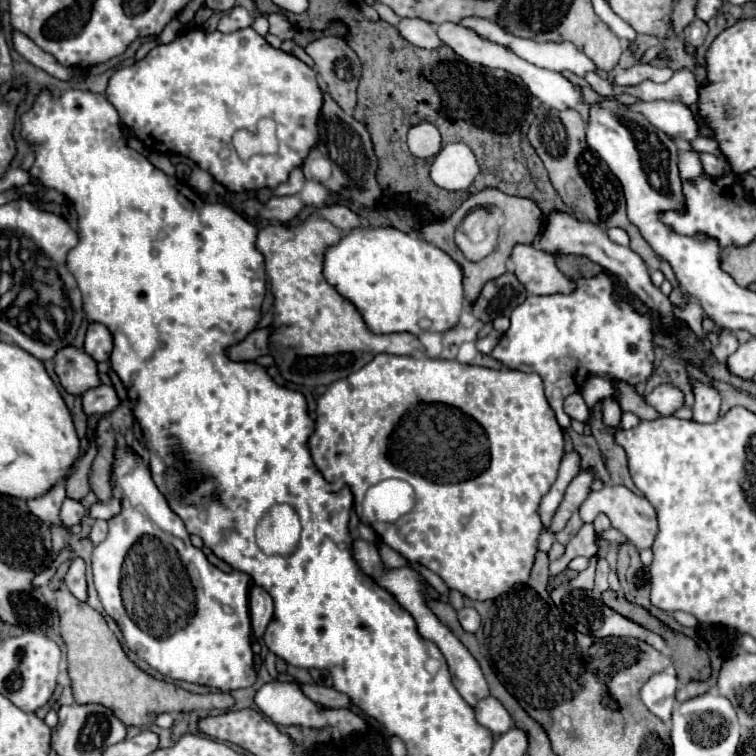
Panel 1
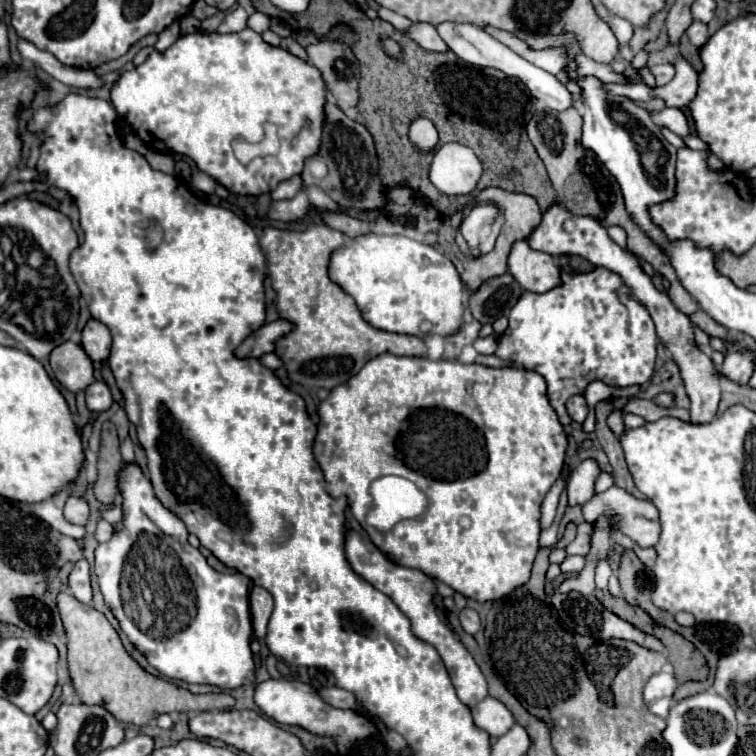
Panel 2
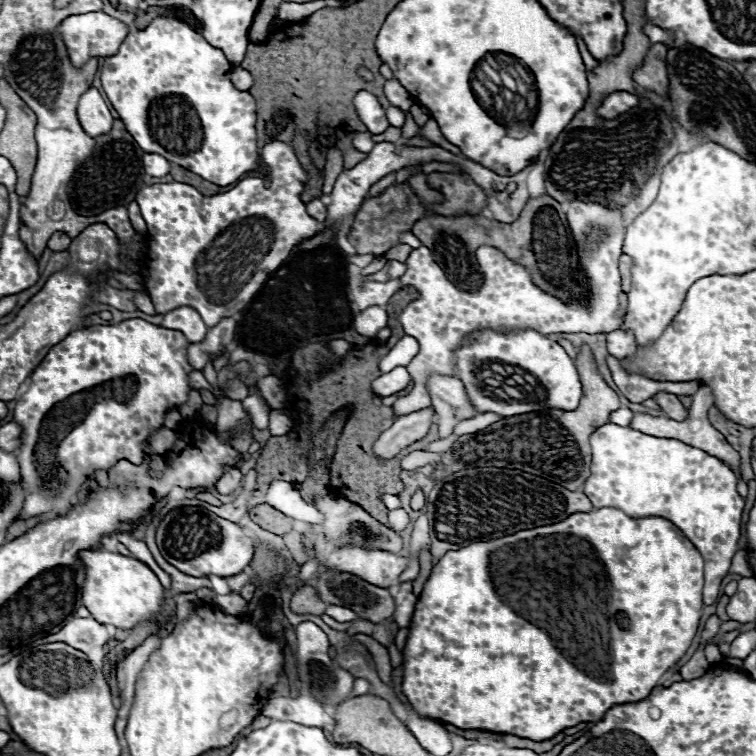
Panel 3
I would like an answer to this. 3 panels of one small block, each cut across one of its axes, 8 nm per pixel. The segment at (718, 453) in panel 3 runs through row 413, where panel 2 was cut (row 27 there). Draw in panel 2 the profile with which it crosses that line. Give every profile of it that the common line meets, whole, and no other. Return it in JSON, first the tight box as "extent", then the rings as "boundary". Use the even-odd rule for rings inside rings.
{"extent":[686,20,708,48],"boundary":[[[694,20],[692,24],[690,24],[690,28],[686,30],[686,34],[688,34],[688,38],[690,38],[690,42],[696,46],[696,48],[700,48],[700,46],[704,46],[704,42],[708,40],[708,26],[704,24],[704,22],[698,22],[698,20]]]}

